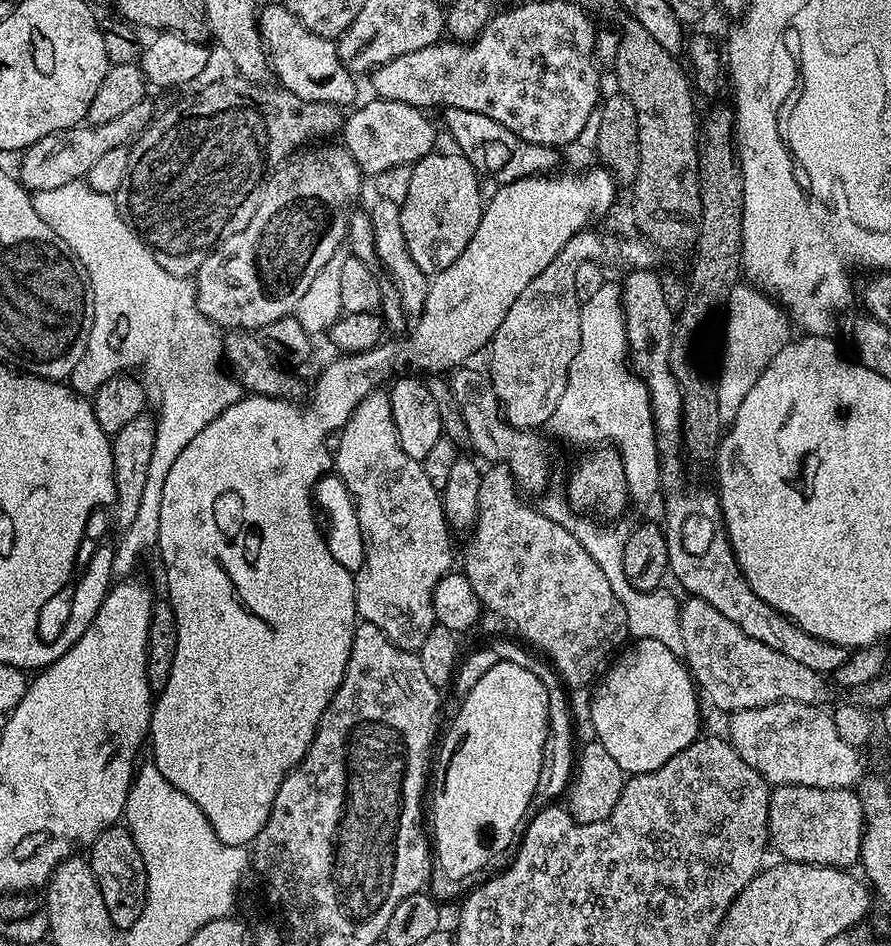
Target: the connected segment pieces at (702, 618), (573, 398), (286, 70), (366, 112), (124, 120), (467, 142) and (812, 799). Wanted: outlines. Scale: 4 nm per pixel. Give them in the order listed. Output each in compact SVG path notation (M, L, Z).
M688 596L680 606L680 625L682 626L682 642L686 646L683 660L692 673L693 681L698 685L703 699L708 700L716 708L721 708L725 714L741 712L747 708L761 708L777 704L783 700L793 700L803 704L827 705L828 684L821 673L810 670L794 662L794 658L786 658L786 654L778 654L778 650L770 650L770 646L762 646L758 638L750 638L730 618L725 618L719 610L714 610L710 602L702 602L702 598Z
M606 282L580 306L580 349L570 362L570 374L566 378L566 390L562 390L562 402L548 419L547 431L584 446L612 445L620 453L628 483L628 494L633 501L648 500L661 491L660 455L656 445L656 431L652 421L652 407L648 391L642 381L632 373L628 338L624 325L624 305L621 303L622 288L619 283Z
M280 2L265 8L263 5L258 12L258 23L271 71L280 79L277 80L279 87L303 100L337 106L345 106L355 98L357 77L340 60L337 45L329 37L306 30Z
M372 98L357 112L347 113L342 125L342 147L352 155L354 162L358 162L361 173L368 178L382 174L382 170L390 170L390 166L413 165L437 147L436 128L424 116L427 115L421 109L406 102Z
M145 98L142 102L134 102L134 106L130 106L130 110L125 110L119 118L110 118L110 122L79 124L48 134L21 153L20 166L18 170L16 169L17 179L25 189L34 194L75 183L83 179L105 153L135 141L153 119L151 99Z
M444 108L444 124L452 135L455 151L476 167L481 177L496 180L497 185L509 184L527 176L543 176L557 167L561 153L555 148L547 148L534 142L526 142L514 134L514 130L506 130L502 122L494 122L494 118L486 118L486 114L474 114L474 110L458 110Z
M777 784L771 789L768 839L785 861L817 864L823 868L851 869L860 858L864 814L860 797L850 788L815 788Z

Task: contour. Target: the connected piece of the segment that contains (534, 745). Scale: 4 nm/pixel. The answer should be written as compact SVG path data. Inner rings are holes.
M503 660L498 662L498 666L486 670L486 675L459 701L460 709L457 710L456 717L453 718L452 725L449 726L448 733L444 736L444 741L441 744L439 741L440 757L437 760L435 757L434 760L436 785L433 788L431 785L430 788L430 836L434 841L434 856L444 860L444 868L449 868L452 871L452 876L461 876L462 870L482 868L482 866L487 865L488 859L494 859L499 852L506 851L508 847L511 849L517 839L518 829L525 823L526 817L529 815L528 807L531 806L532 799L537 799L538 774L542 770L543 744L546 742L548 728L547 692L544 685L545 677L531 672L530 669L528 664L516 664L512 660Z

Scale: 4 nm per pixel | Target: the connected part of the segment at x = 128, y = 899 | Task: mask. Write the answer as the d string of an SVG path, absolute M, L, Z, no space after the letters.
M113 826L102 833L90 846L90 863L94 878L106 901L106 911L110 913L113 929L126 930L138 922L142 914L142 906L146 902L146 866L142 862L142 854L138 854L138 846L134 846L134 838L127 827Z

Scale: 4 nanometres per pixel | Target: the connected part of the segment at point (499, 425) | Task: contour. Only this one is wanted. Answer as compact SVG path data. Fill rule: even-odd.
M472 367L453 368L447 377L450 390L454 390L454 398L458 398L458 406L462 406L462 414L466 418L466 430L470 430L471 451L481 461L507 464L517 485L525 493L540 491L543 493L545 491L543 488L548 484L548 452L544 449L543 442L536 437L539 435L535 431L513 428L504 419L500 401L492 389L492 381L481 369L479 372Z

